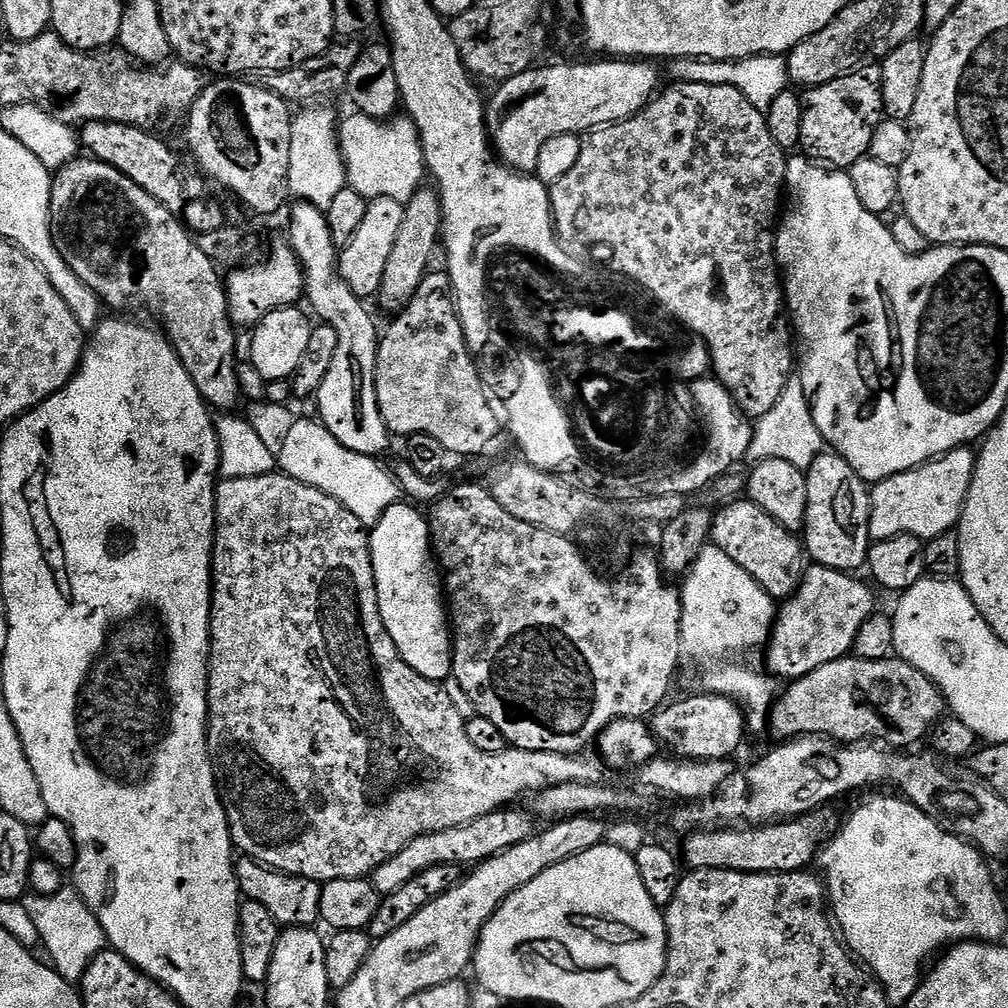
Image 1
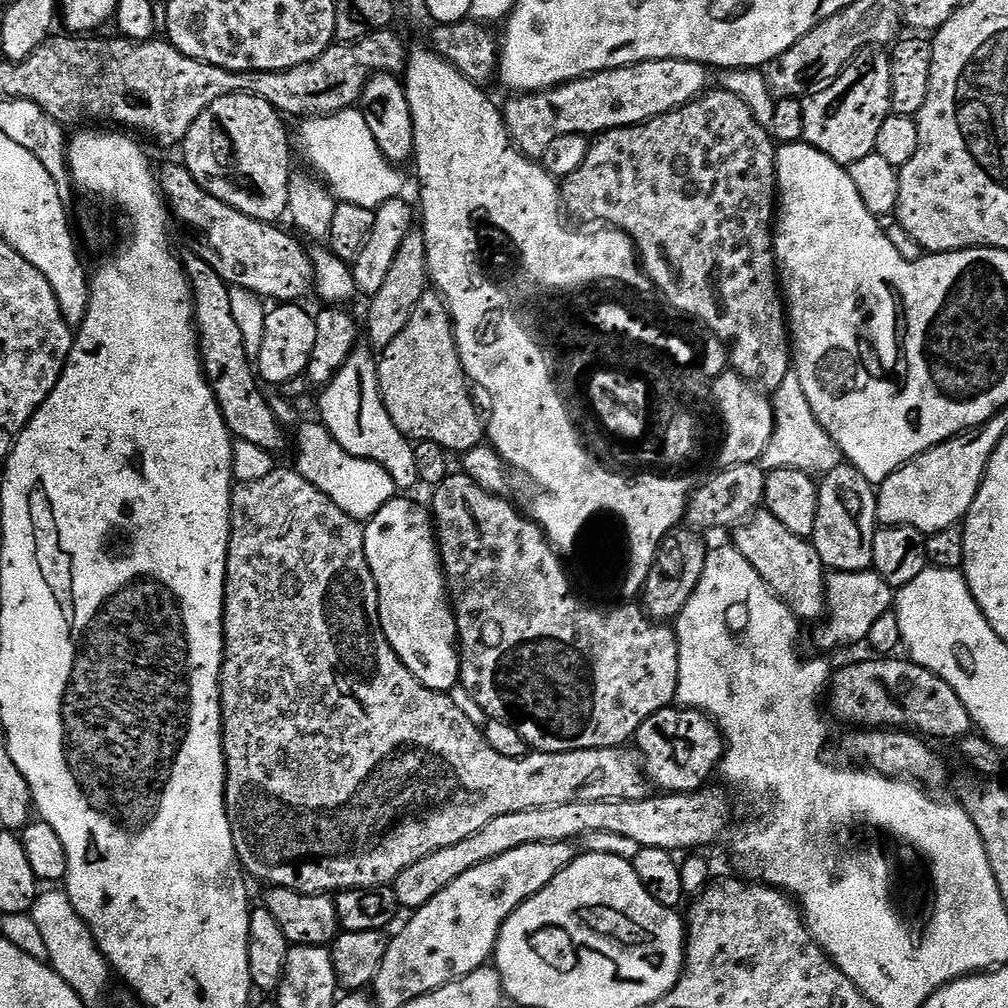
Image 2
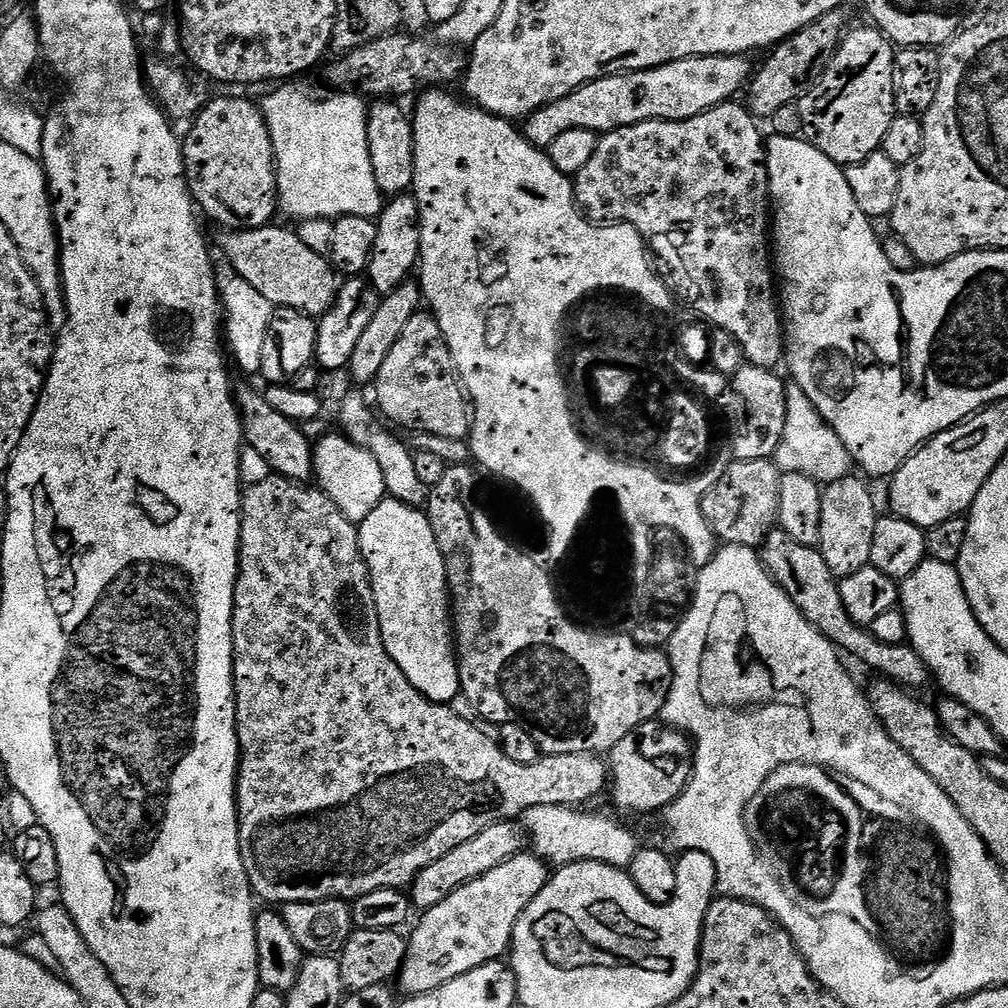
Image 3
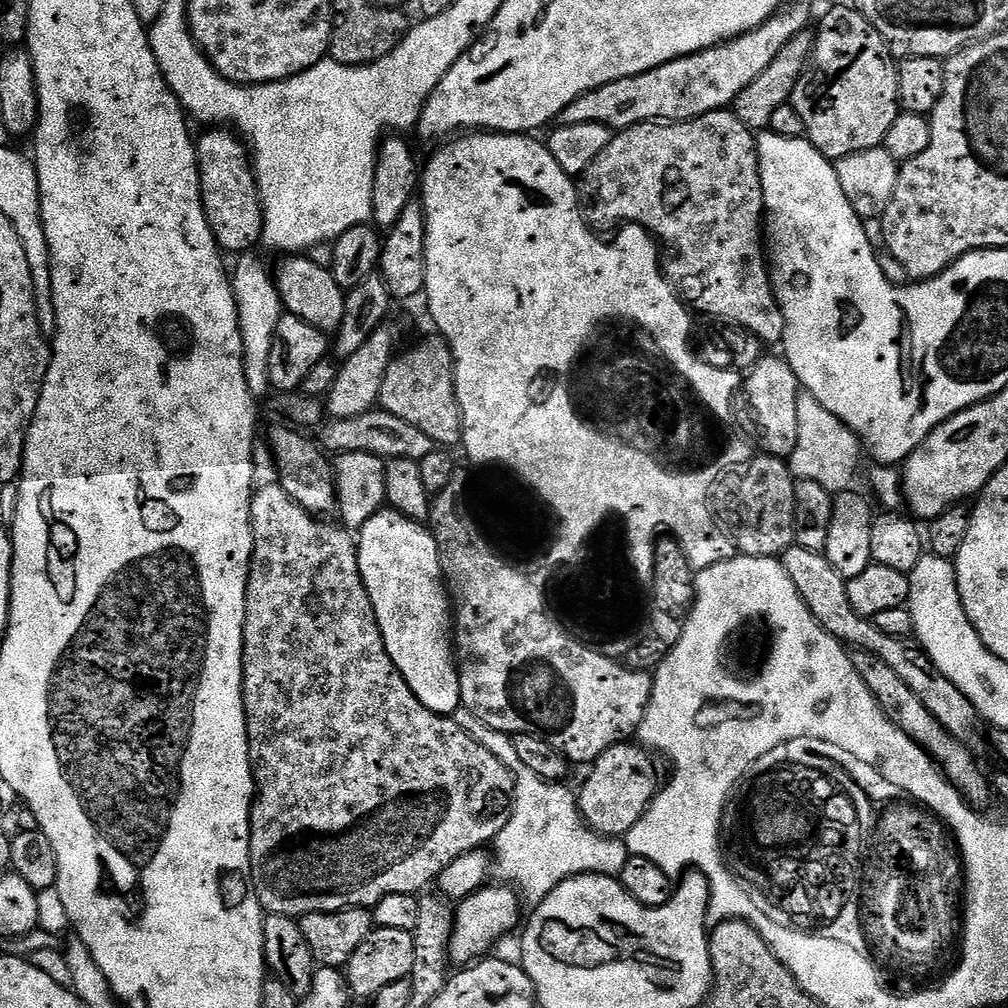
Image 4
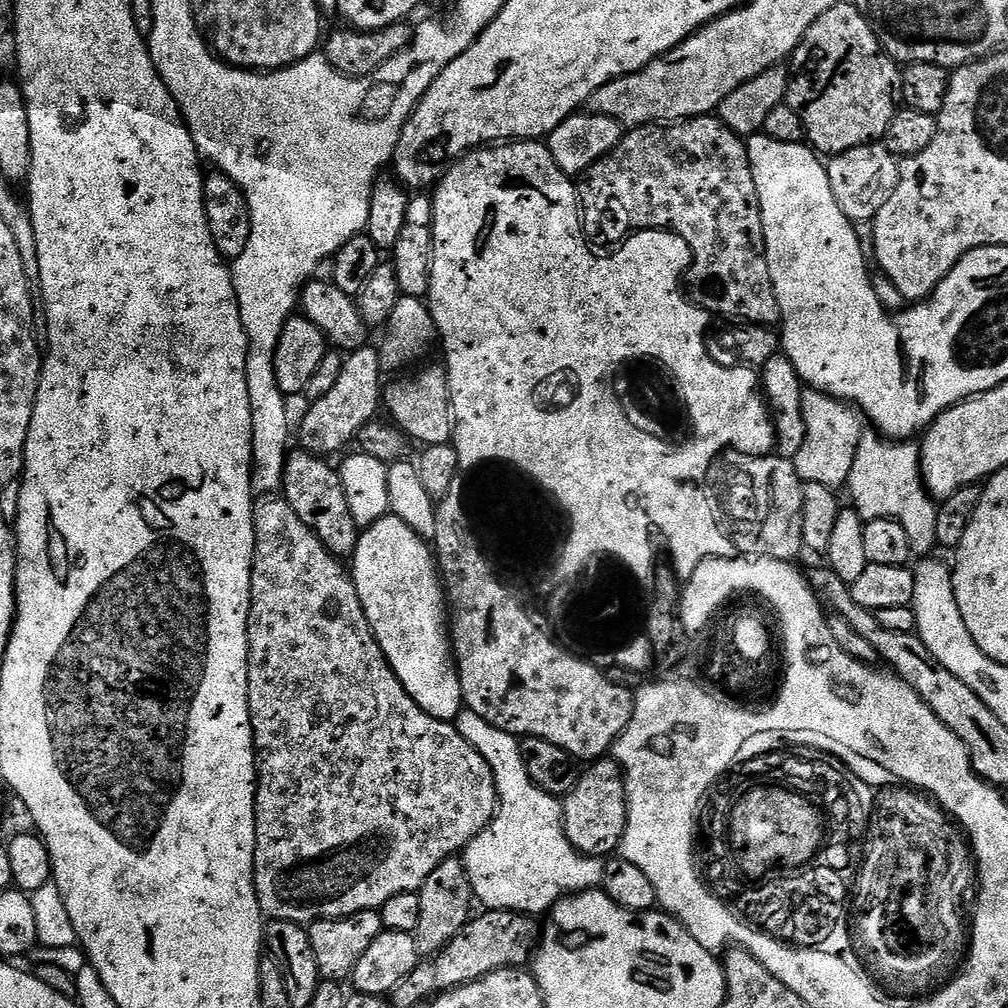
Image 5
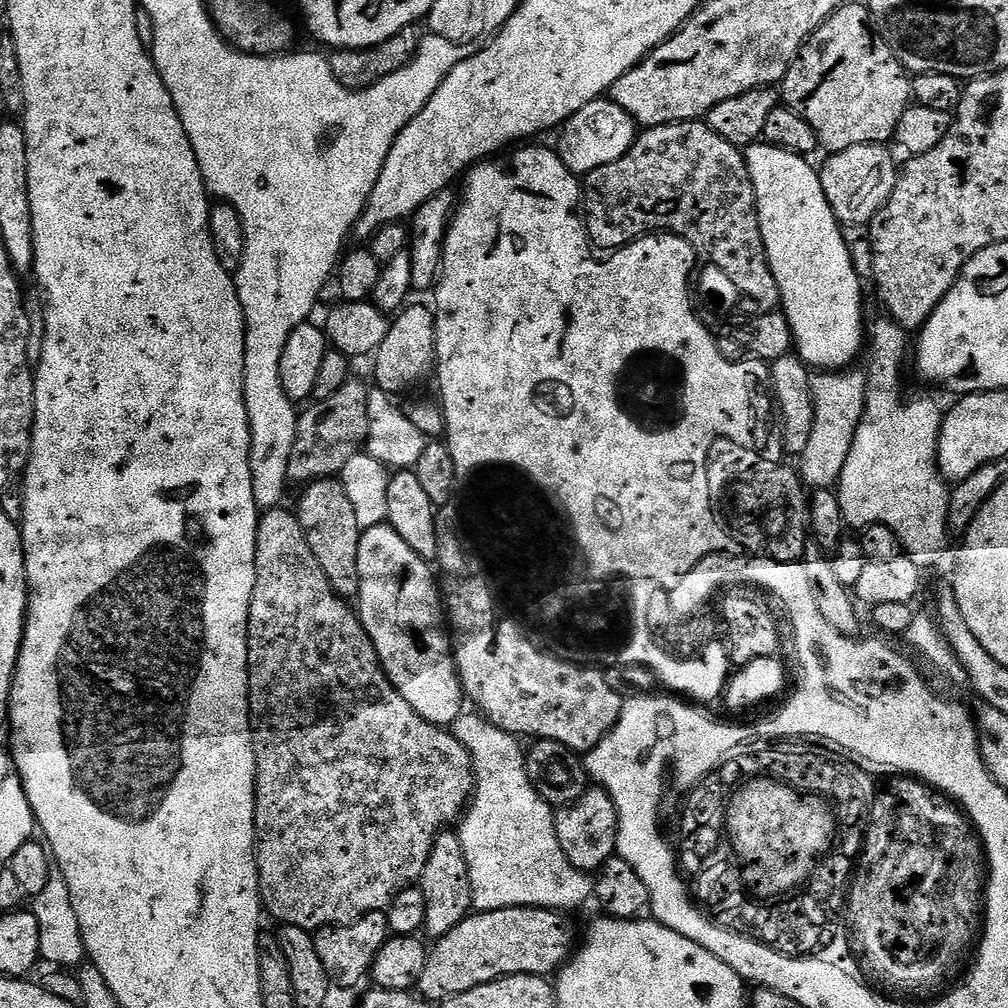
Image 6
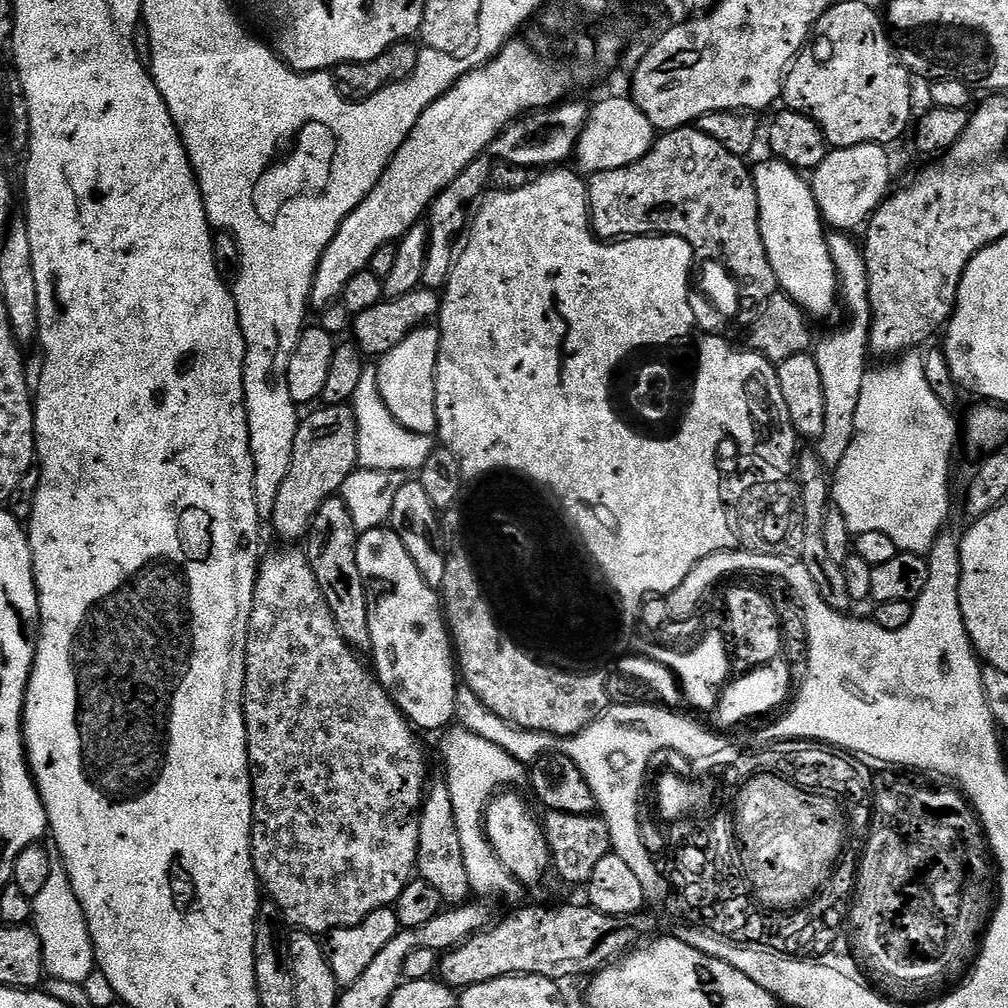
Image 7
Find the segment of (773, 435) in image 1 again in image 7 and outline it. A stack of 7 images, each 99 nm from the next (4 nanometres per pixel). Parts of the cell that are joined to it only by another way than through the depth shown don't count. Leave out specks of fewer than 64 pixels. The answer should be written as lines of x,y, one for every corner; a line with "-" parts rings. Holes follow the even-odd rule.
832,230
827,233
828,249
836,267
838,281
838,300
848,311
848,321
837,332
829,334
825,340
817,339
814,355
818,362
818,371
822,373
822,391
826,393
826,427
818,442
818,451
824,467
835,470
850,447
850,438
854,438
854,413
858,411
858,397
862,395
862,378
870,367
870,349
868,335
872,329
872,307
870,306
870,278
866,274
864,249
851,240
844,230

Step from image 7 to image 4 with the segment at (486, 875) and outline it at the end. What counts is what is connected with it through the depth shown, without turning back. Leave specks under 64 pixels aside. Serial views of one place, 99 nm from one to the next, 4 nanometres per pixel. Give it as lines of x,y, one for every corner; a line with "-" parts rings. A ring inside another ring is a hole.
457,708
454,719
462,730
466,730
466,734
470,734
470,738
474,738
474,742
486,746
486,750
490,750
512,771
516,782
512,813
494,841
494,872
505,885
515,888
527,903
529,900
529,905
535,906
571,876
593,872
599,876
619,877
630,855
627,843
615,836
601,836
587,827
573,789
571,792
564,788
568,786
563,783
538,778
527,766
522,766
514,750
512,736
494,730
494,726
486,726
486,722
482,722
478,714
470,714
468,708

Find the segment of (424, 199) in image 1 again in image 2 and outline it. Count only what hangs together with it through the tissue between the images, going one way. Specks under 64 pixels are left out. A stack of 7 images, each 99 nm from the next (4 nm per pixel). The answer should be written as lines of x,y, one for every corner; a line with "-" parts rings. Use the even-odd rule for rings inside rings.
413,230
402,238
402,246
398,246
398,254
394,254
394,263
390,266
390,274
386,274
386,282
382,282
382,290
374,294
368,301
368,328
366,324
366,340
373,349
382,350
394,342
398,334
410,322
412,311
418,302
429,291
428,255
423,231

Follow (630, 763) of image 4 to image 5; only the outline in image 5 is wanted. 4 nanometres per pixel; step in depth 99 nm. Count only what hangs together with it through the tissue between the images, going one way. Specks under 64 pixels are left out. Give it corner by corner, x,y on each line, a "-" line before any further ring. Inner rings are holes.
601,758
591,766
585,767
580,773
580,781
563,797
564,829
570,842
580,852
581,856
599,856
608,858
619,849
620,839
628,825
628,798
624,790
622,769
615,759

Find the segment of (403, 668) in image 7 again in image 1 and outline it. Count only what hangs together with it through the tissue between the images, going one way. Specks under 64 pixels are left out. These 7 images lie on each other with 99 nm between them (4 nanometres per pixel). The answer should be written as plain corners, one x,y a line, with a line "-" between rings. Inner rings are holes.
408,502
390,506
390,510
386,510
386,514
382,514
382,518
371,529
370,539
374,578
378,590
378,606
386,630
394,646
398,646
398,654
406,662
406,666
422,674
422,678
437,682
444,682
444,679
447,681
452,675
450,616
446,611
446,592
442,587
437,565
434,563
432,534
428,530
425,513

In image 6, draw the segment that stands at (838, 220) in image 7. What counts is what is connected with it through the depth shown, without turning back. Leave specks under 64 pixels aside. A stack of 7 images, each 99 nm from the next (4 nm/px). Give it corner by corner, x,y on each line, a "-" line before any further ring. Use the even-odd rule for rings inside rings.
883,144
850,146
850,150
831,153
824,168
819,169
822,190
841,225
867,225
879,208
888,203
898,175
898,164
892,161
888,150

